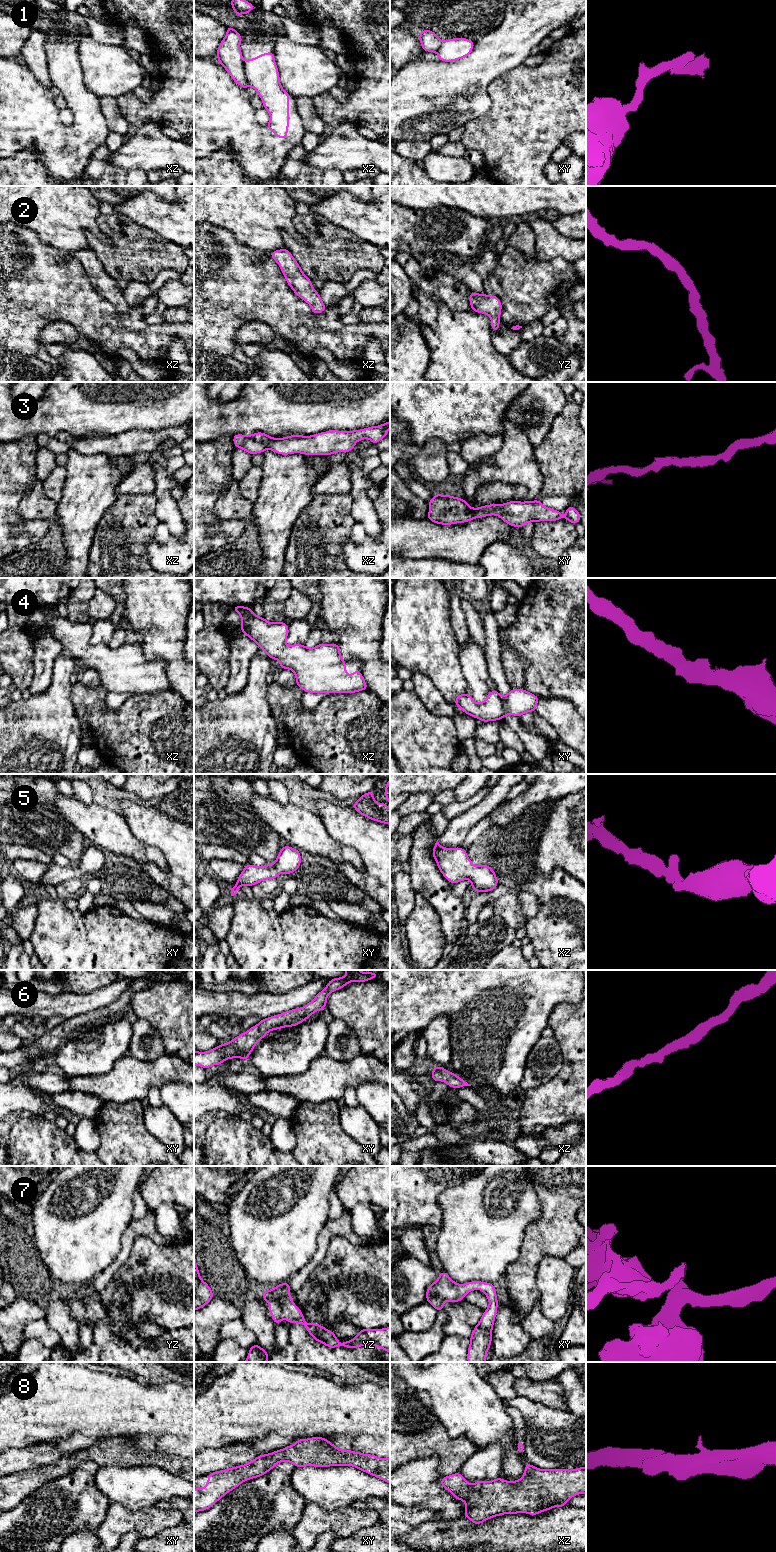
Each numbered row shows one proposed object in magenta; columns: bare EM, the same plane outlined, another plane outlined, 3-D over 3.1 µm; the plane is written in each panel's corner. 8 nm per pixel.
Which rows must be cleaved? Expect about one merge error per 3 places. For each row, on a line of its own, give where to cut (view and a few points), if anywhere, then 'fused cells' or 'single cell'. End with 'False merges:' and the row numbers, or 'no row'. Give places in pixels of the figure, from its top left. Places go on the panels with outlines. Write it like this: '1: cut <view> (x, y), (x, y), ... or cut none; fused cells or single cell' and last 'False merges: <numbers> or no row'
1: cut xz (242, 60), (244, 75), (249, 85); fused cells
2: cut none; single cell
3: cut none; single cell
4: cut none; single cell
5: cut none; single cell
6: cut none; single cell
7: cut none; single cell
8: cut none; single cell
False merges: 1

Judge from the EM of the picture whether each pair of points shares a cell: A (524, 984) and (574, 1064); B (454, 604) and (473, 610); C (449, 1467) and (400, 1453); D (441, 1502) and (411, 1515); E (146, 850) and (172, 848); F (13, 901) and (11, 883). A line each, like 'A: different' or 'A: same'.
A: different
B: different
C: same
D: different
E: different
F: same

